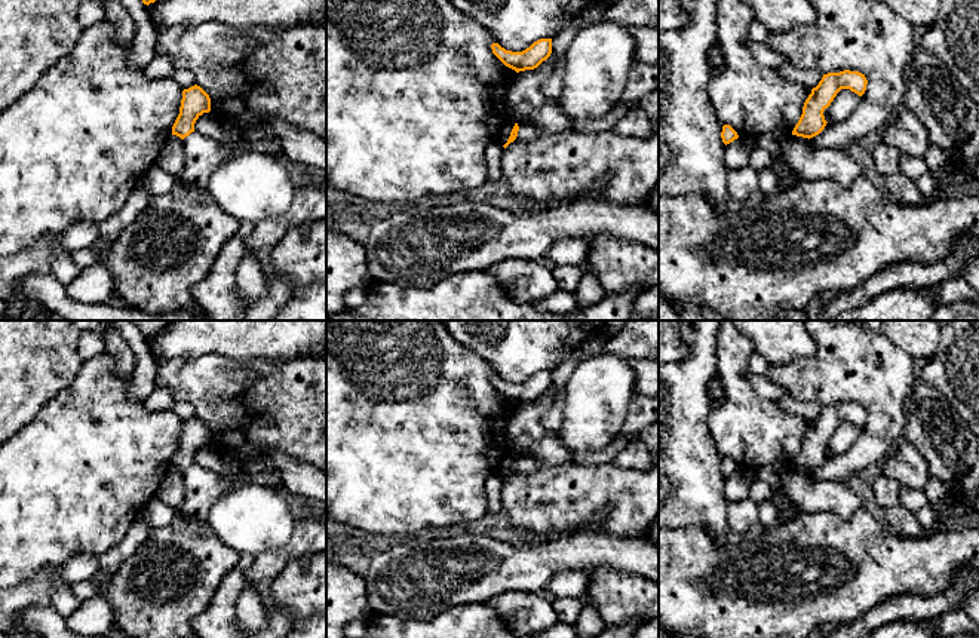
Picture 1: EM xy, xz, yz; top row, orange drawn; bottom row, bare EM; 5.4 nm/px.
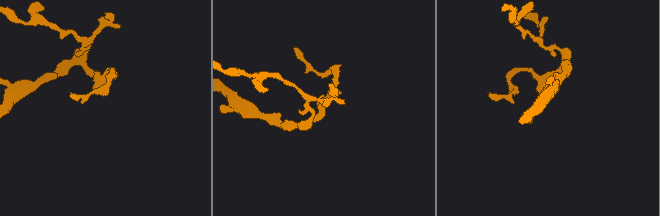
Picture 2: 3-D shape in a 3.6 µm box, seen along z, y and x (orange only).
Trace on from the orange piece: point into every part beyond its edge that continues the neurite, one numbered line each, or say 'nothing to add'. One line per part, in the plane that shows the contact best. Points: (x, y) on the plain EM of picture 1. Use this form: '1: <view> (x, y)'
nothing to add

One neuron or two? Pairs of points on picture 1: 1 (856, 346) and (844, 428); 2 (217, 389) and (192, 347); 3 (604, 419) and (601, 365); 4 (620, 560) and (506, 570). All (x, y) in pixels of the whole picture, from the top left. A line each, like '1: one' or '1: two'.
1: two
2: two
3: one
4: one

